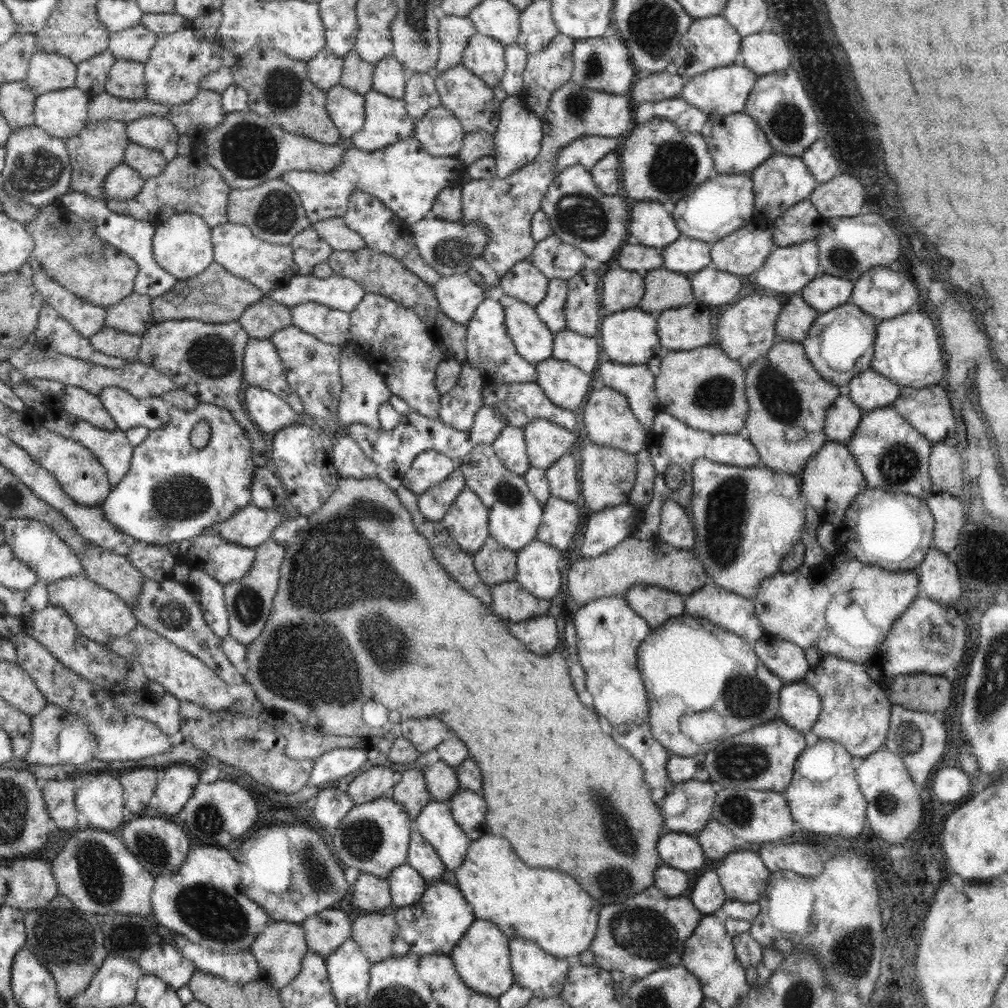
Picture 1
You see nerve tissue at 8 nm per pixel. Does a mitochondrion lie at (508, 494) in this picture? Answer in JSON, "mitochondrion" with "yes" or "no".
{"mitochondrion":"yes"}

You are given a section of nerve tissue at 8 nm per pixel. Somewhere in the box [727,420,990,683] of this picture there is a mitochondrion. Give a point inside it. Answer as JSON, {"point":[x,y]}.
{"point":[900,463]}

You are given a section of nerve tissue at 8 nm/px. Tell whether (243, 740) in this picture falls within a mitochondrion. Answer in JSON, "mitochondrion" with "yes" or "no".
{"mitochondrion":"yes"}

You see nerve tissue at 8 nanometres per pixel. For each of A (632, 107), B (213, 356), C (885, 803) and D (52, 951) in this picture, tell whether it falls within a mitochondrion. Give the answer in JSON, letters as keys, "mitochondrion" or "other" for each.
{"A":"other","B":"mitochondrion","C":"mitochondrion","D":"mitochondrion"}

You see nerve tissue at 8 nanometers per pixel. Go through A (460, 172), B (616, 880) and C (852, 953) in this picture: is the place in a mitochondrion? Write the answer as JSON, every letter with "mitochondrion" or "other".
{"A":"other","B":"mitochondrion","C":"mitochondrion"}

